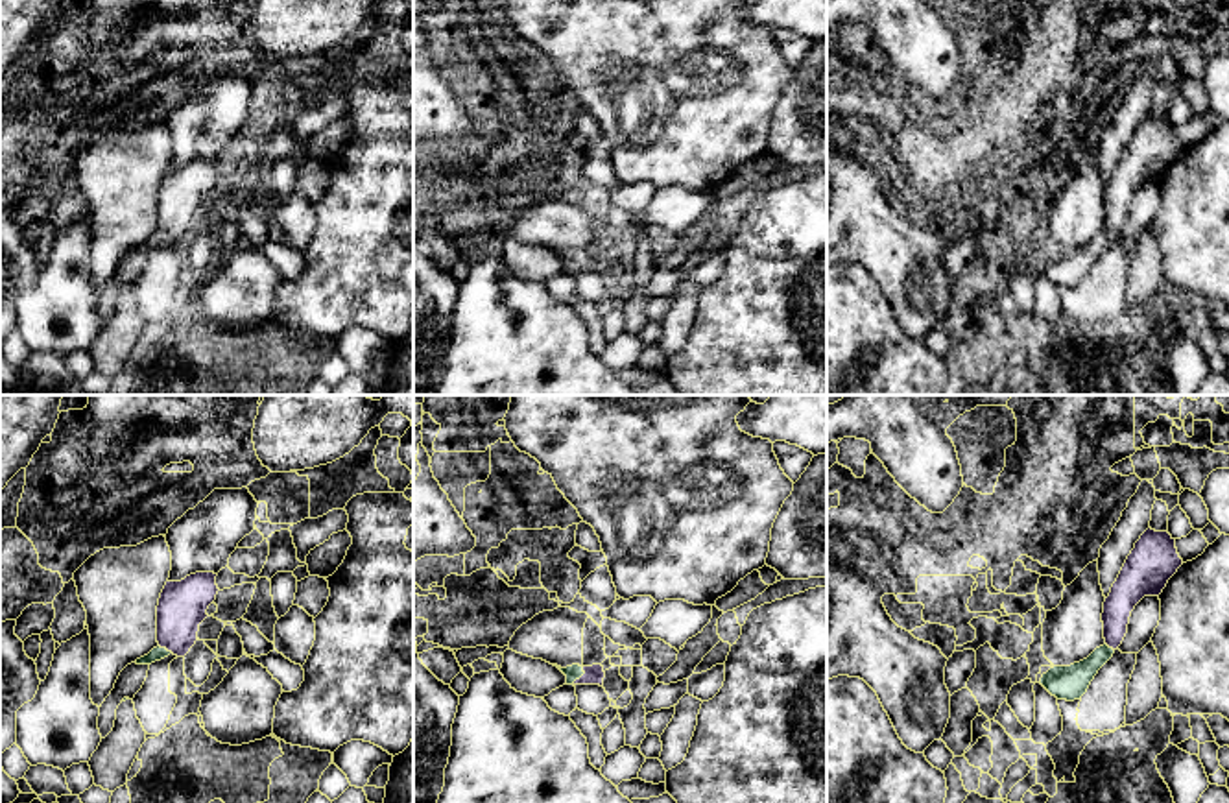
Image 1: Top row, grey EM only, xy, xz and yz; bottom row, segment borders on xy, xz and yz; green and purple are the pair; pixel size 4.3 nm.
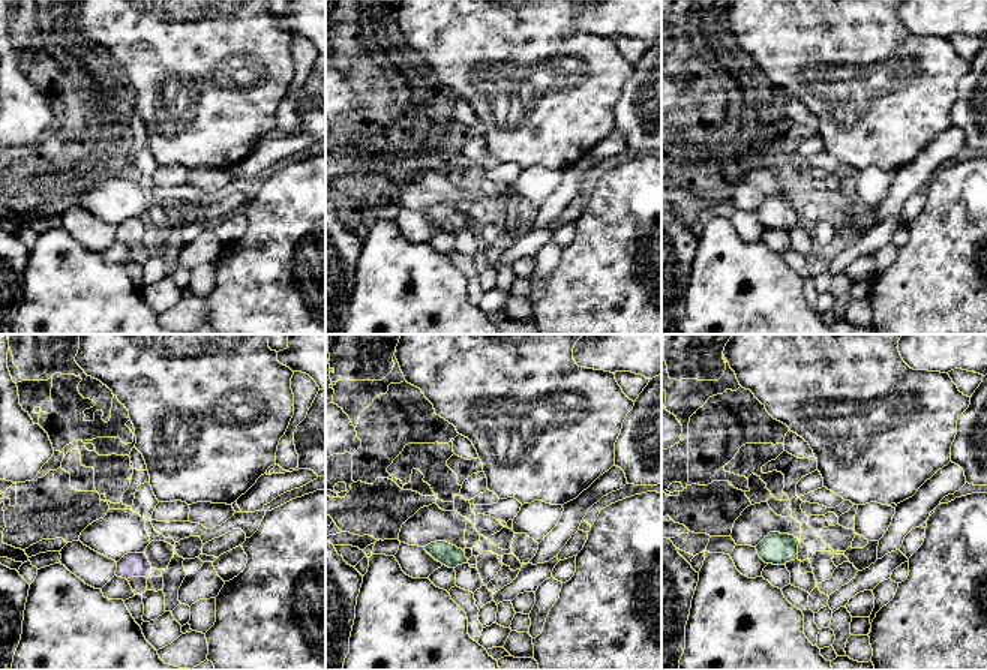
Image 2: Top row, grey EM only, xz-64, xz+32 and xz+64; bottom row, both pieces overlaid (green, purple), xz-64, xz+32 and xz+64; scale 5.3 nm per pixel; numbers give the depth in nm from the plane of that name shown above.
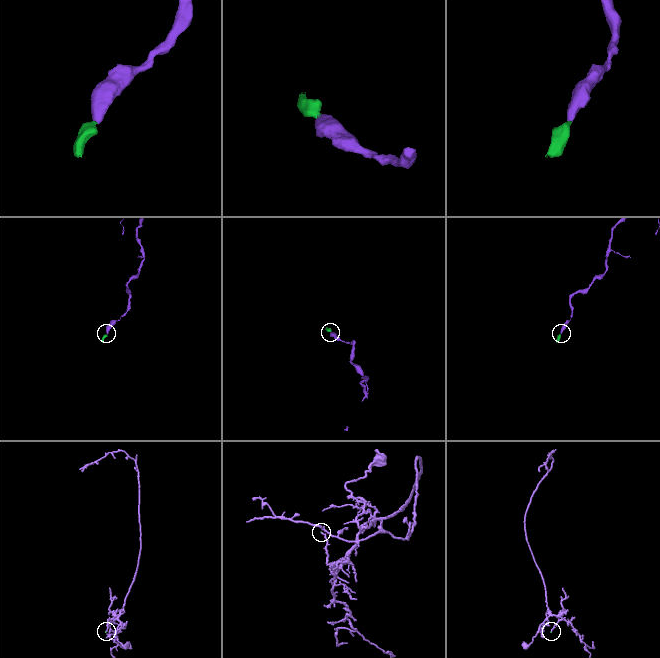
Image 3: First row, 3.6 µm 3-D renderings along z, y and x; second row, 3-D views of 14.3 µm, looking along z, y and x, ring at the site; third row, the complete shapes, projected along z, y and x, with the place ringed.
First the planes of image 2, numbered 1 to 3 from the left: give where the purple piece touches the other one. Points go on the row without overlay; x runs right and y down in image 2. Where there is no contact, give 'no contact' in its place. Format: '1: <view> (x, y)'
1: no contact
2: no contact
3: no contact

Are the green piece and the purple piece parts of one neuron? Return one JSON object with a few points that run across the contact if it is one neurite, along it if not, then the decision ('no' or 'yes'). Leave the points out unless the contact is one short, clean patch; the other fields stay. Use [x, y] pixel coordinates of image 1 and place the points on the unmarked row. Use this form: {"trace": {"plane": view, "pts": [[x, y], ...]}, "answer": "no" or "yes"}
{"trace": {"plane": "xz", "pts": [[572, 259], [580, 263], [595, 261]]}, "answer": "yes"}

